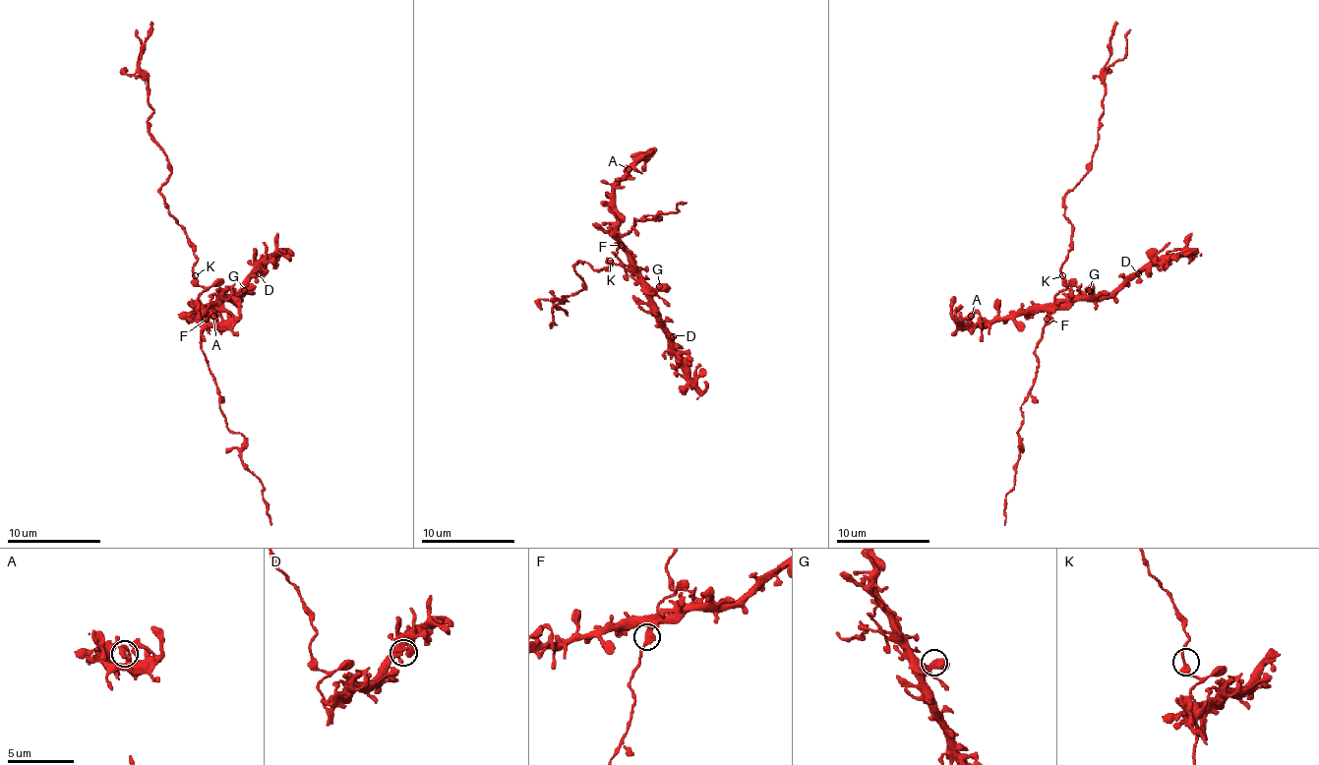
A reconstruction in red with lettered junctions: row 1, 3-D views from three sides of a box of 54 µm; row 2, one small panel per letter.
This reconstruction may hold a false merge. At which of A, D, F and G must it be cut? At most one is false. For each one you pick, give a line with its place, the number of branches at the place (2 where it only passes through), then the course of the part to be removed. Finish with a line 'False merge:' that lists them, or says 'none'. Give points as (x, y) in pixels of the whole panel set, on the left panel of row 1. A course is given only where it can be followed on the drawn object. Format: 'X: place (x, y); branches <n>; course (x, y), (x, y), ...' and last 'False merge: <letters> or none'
F: place (206, 319); branches 3; course (207, 319), (193, 243), (159, 191), (171, 172), (148, 125), (152, 106), (136, 29)
False merge: F

